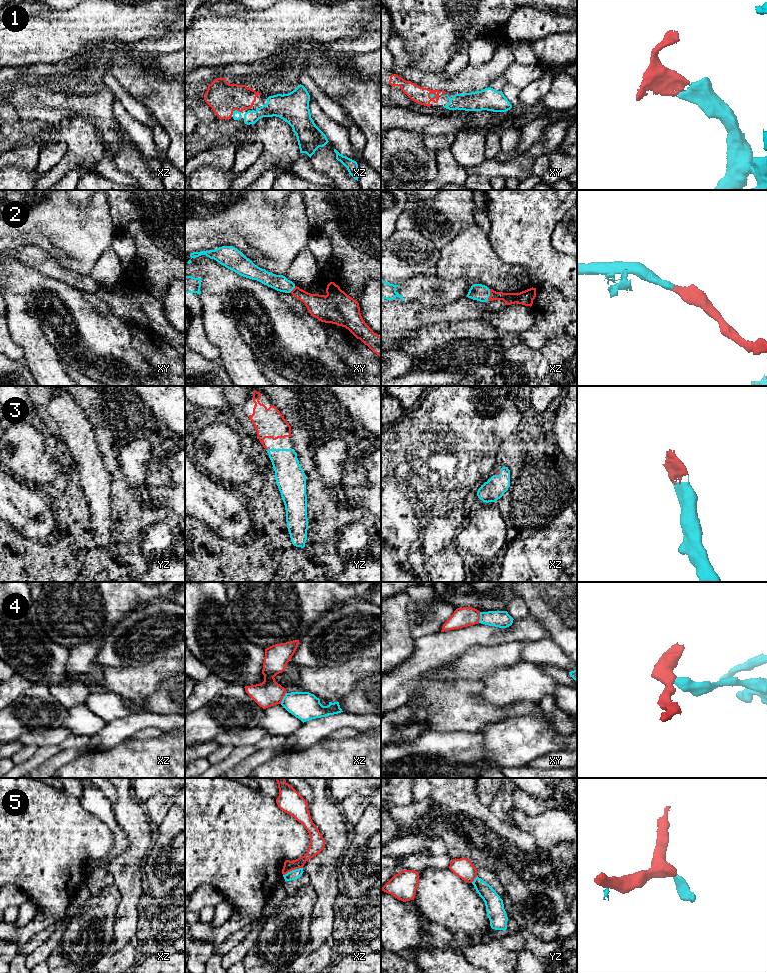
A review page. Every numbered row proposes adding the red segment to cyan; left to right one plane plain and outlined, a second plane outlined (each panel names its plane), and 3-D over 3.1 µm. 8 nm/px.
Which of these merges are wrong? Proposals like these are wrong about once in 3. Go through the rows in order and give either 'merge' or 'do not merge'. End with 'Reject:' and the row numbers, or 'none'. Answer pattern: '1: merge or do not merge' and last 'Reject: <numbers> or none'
1: merge
2: merge
3: merge
4: do not merge
5: do not merge
Reject: 4, 5

